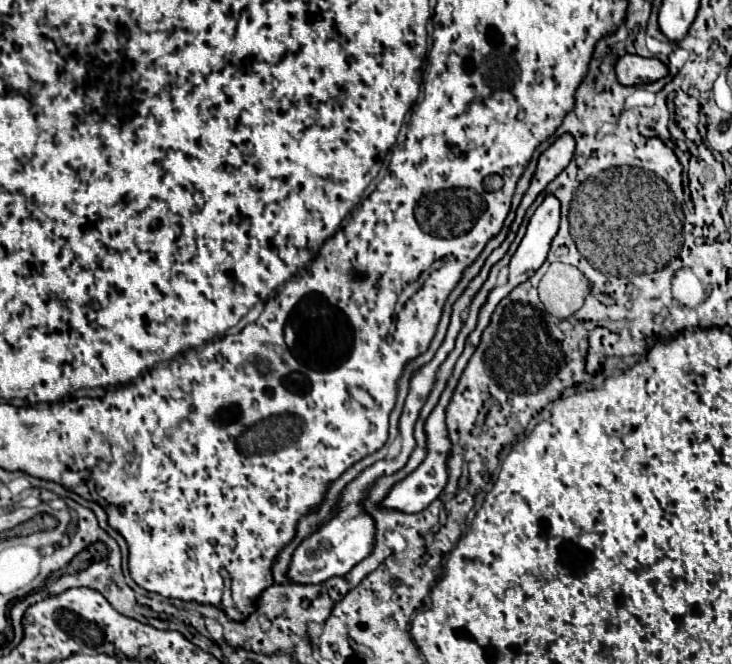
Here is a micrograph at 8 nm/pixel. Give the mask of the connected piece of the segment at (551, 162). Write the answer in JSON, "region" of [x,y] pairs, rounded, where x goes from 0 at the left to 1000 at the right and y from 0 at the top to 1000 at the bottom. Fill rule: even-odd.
{"region":[[[769,202],[764,205],[739,235],[736,235],[736,244],[734,244],[734,256],[725,268],[725,277],[714,295],[717,307],[712,307],[712,313],[706,316],[706,331],[714,328],[717,322],[717,310],[720,304],[731,301],[734,292],[777,247],[777,241],[783,238],[783,226],[786,226],[786,211],[783,205],[777,202]]]}

